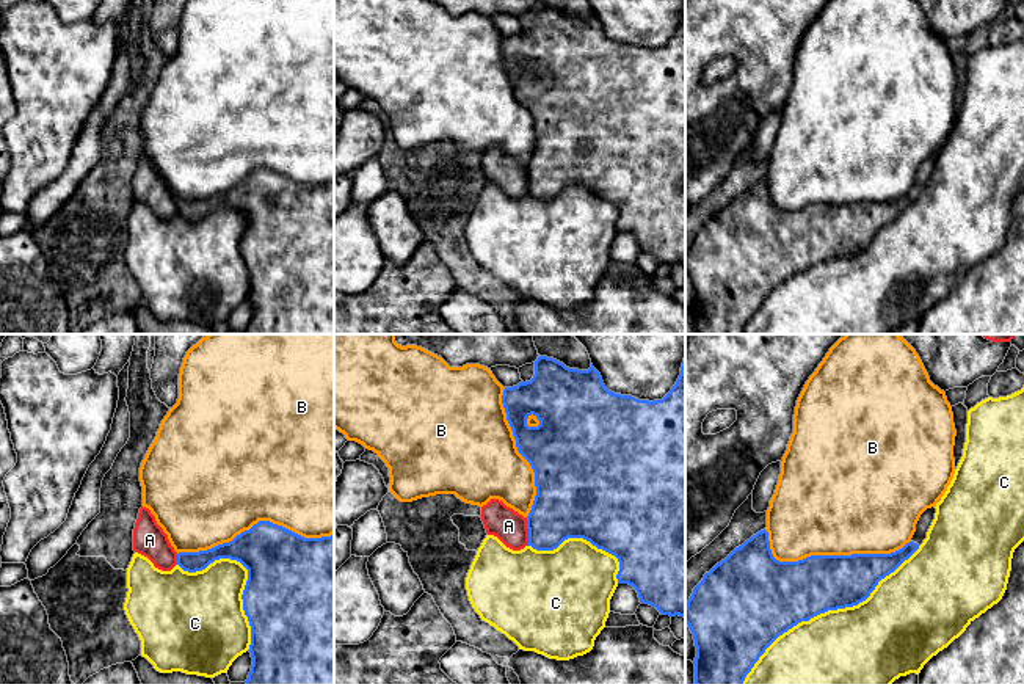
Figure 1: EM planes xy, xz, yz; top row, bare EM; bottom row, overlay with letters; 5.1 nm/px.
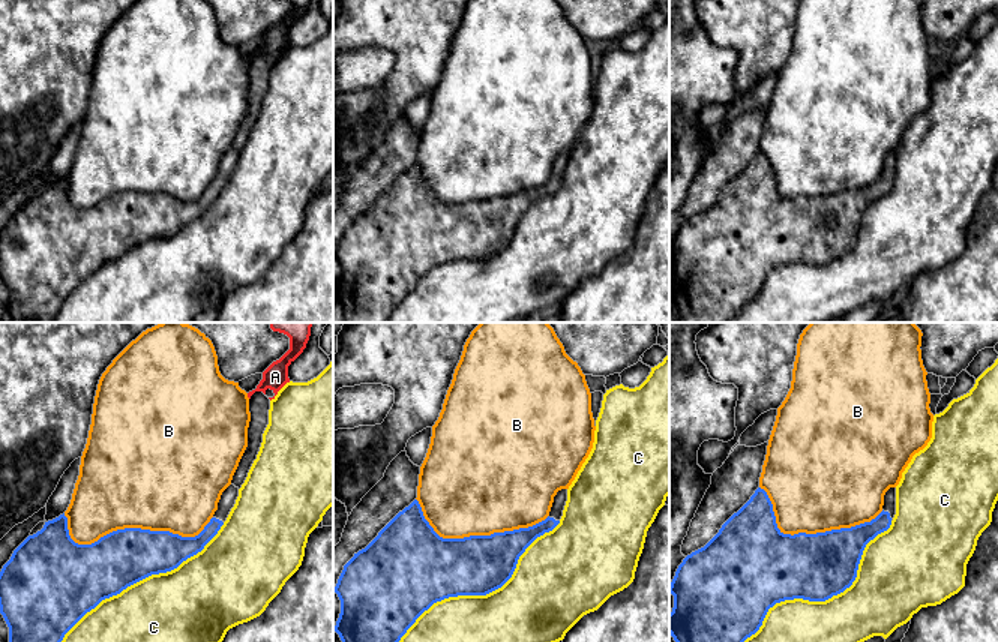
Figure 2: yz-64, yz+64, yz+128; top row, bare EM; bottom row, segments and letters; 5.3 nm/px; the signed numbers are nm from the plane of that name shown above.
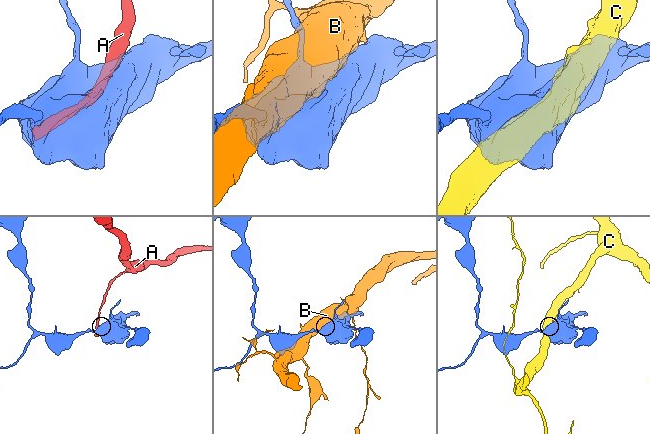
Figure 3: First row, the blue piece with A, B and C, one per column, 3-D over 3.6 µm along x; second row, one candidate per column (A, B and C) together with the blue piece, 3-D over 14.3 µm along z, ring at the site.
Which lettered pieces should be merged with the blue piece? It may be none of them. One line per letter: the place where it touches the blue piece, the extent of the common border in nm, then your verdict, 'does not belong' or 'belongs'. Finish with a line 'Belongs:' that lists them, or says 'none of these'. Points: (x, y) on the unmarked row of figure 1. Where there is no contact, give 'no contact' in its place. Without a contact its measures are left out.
A: xz (529, 181) | 140 nm | does not belong
B: yz (828, 204) | 750 nm | does not belong
C: yz (827, 259) | 1150 nm | does not belong
Belongs: none of these

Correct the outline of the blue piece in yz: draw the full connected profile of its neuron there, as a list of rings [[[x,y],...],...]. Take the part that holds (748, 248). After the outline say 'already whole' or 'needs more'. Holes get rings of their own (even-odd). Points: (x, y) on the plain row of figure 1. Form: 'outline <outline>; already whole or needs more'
outline [[[935,155],[927,157],[911,190],[891,202],[811,204],[779,210],[772,202],[768,180],[764,177],[753,184],[704,223],[687,249],[685,271],[696,295],[695,333],[743,334],[754,312],[779,284],[820,262],[866,249],[881,227],[919,198],[935,162]]]; needs more

